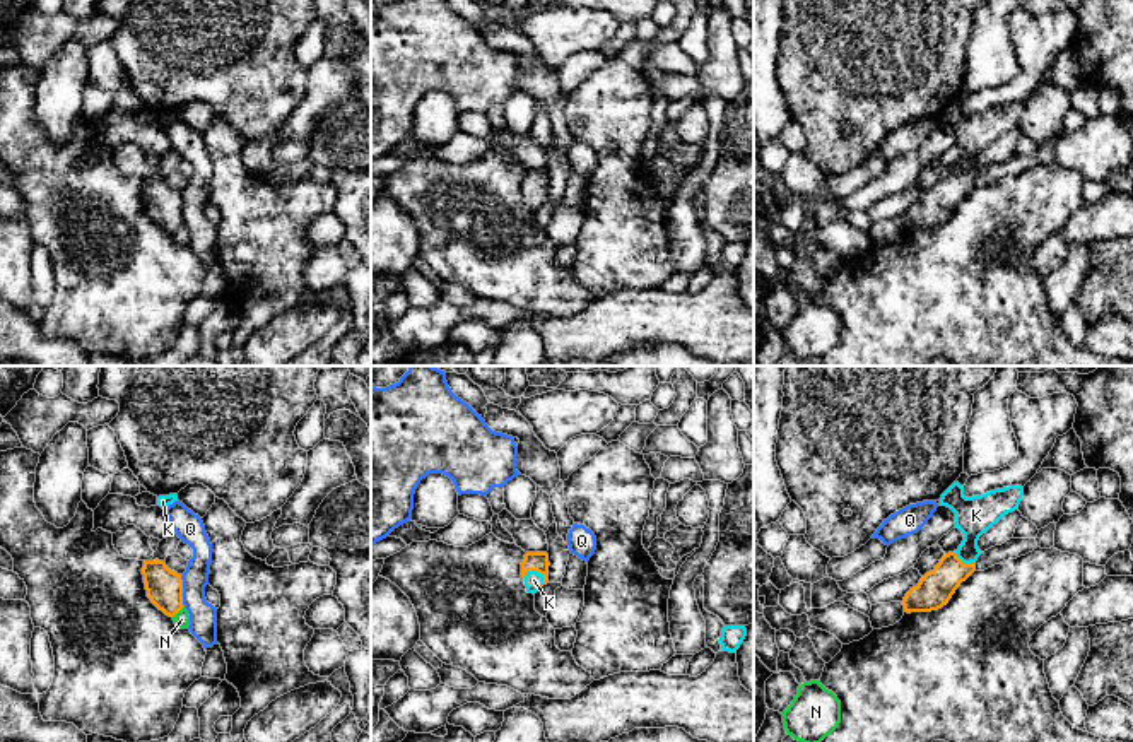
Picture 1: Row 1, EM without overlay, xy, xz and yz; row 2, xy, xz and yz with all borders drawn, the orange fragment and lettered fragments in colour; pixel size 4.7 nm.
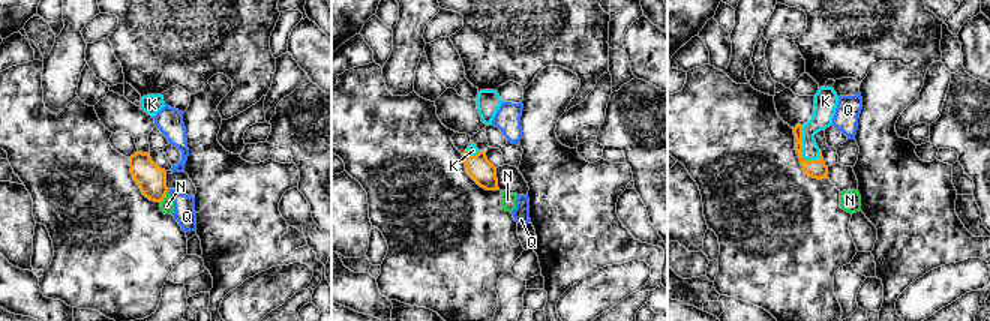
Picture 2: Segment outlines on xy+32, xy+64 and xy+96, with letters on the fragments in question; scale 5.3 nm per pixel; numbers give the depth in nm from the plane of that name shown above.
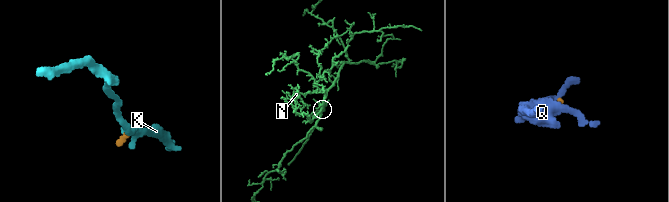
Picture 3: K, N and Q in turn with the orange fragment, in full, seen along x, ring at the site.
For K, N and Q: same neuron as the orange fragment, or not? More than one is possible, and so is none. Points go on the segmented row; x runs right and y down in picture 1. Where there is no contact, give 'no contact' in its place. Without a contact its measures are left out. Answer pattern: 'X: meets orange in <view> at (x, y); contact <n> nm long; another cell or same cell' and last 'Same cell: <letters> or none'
K: meets orange in xz at (532, 570); contact 110 nm long; same cell
N: meets orange in xy at (178, 611); contact 80 nm long; another cell
Q: meets orange in xy at (181, 590); contact 150 nm long; another cell
Same cell: K

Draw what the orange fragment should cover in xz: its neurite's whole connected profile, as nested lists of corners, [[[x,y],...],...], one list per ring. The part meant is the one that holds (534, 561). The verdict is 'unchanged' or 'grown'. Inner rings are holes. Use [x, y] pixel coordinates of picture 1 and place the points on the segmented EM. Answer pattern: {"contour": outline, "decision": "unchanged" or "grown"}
{"contour": [[[526,552],[521,562],[521,578],[528,593],[537,593],[549,583],[549,554],[547,552]]], "decision": "grown"}

